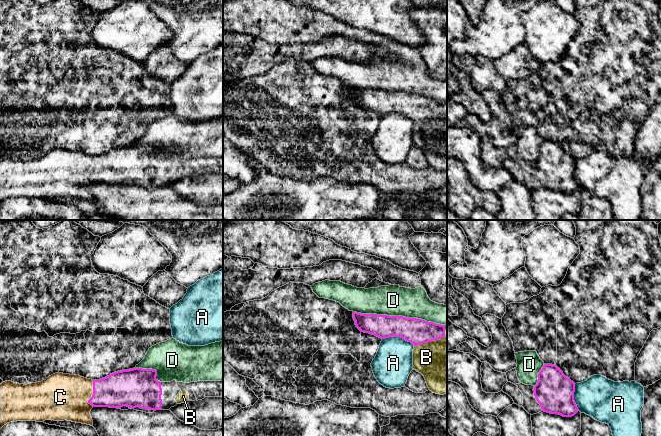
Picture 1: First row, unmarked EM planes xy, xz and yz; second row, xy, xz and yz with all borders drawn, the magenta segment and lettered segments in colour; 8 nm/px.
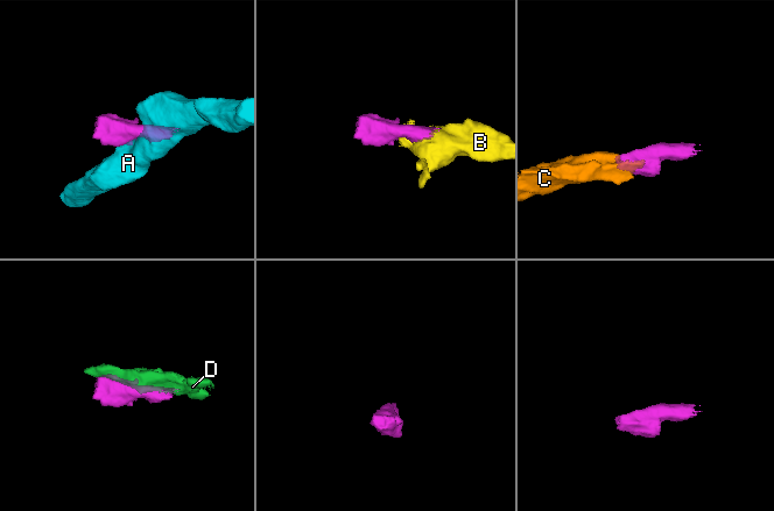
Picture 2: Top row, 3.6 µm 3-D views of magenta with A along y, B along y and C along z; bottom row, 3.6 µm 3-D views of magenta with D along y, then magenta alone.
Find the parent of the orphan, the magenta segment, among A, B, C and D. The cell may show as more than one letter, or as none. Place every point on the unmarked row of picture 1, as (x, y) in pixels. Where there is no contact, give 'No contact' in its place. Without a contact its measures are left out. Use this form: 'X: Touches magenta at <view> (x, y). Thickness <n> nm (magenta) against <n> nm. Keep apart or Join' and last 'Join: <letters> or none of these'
A: Touches magenta at xz (398, 112). Thickness 200 nm (magenta) against 320 nm. Keep apart
B: Touches magenta at xz (434, 115). Thickness 200 nm (magenta) against 420 nm. Join
C: Touches magenta at xy (93, 169). Thickness 280 nm (magenta) against 360 nm. Join
D: Touches magenta at xz (399, 92). Thickness 200 nm (magenta) against 260 nm. Keep apart
Join: B, C

